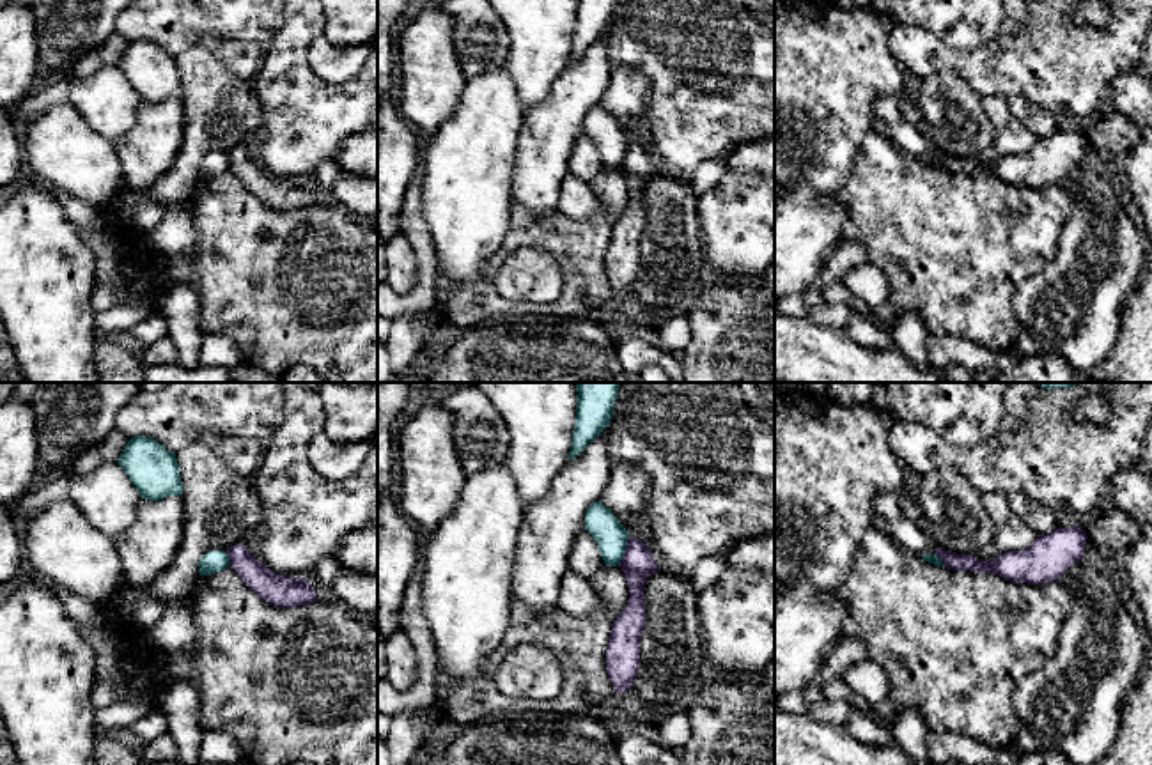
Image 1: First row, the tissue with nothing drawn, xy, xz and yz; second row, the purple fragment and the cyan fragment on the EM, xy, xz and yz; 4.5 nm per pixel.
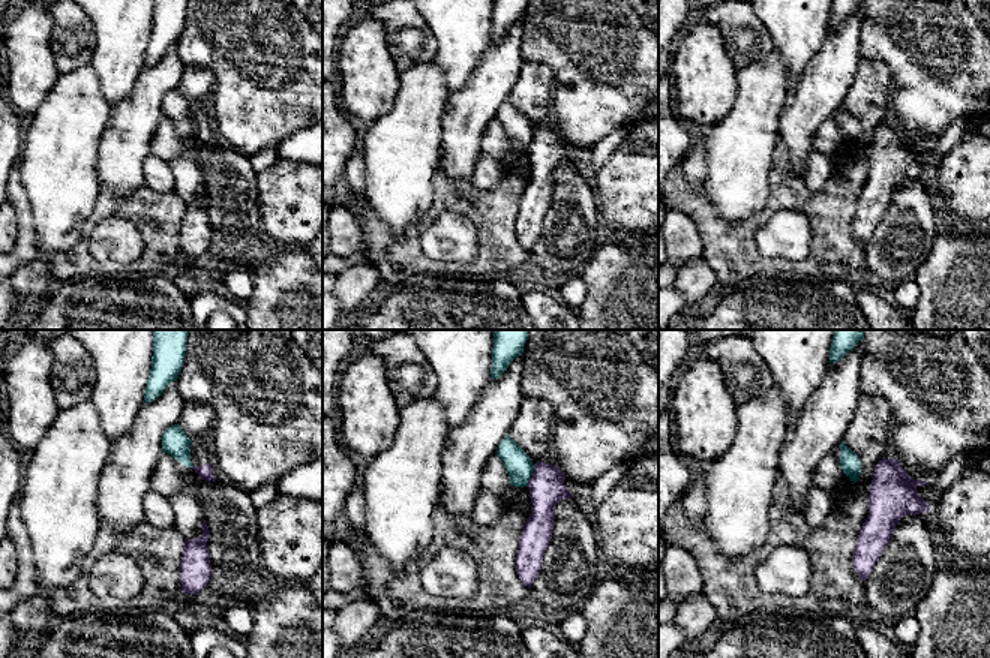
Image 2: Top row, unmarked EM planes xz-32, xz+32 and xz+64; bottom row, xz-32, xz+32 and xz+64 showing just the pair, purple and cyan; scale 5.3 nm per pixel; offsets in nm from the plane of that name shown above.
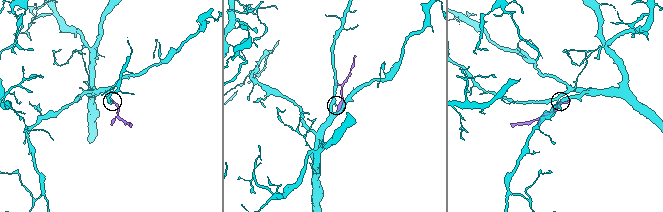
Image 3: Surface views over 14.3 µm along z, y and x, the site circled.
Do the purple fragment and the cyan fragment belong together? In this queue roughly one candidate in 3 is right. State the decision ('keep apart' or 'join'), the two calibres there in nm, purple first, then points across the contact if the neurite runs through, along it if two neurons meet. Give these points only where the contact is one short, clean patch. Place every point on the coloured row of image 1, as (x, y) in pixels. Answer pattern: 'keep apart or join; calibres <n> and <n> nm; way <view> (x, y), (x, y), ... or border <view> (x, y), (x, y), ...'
keep apart; calibres 150 and 150 nm; border xz (630, 537), (619, 564)

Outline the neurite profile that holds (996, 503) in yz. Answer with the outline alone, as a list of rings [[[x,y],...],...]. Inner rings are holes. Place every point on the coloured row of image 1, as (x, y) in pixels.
[[[982,492],[980,501],[998,526],[1005,524],[1010,519],[1012,508],[1008,505],[1007,494]]]

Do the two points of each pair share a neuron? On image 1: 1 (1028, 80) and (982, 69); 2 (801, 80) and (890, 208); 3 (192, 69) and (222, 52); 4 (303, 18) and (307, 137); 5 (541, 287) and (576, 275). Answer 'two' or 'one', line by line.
1: one
2: two
3: two
4: one
5: two

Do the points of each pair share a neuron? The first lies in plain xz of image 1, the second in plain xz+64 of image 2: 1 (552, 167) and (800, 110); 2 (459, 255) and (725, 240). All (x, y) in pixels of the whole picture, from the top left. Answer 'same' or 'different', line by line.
1: same
2: different

